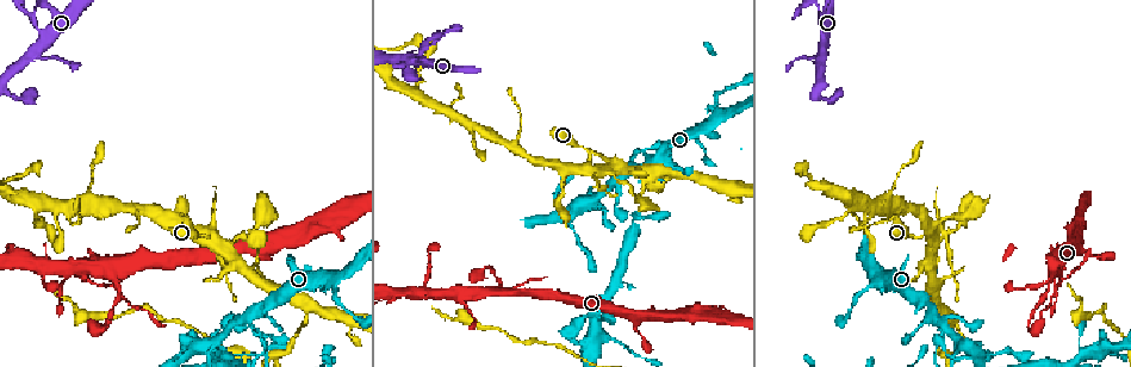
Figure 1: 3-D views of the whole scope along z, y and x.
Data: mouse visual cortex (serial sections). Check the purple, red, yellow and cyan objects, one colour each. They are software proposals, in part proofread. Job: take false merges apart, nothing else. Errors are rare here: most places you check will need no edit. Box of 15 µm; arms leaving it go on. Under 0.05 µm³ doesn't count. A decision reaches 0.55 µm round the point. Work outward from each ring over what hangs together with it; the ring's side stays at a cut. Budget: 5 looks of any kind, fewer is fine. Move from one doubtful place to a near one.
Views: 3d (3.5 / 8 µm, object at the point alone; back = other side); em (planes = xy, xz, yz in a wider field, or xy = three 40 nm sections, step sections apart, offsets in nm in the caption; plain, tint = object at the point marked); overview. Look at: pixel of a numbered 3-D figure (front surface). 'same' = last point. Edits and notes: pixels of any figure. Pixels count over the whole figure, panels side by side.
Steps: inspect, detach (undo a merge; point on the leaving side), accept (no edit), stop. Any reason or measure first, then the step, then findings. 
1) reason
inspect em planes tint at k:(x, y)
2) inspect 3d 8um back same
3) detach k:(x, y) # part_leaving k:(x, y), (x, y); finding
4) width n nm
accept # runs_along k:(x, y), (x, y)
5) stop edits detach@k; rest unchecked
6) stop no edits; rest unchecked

narrows sharply
inspect 3d 3.5um at 1:(592, 199)

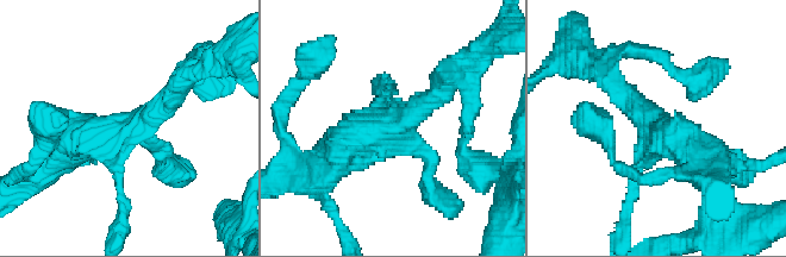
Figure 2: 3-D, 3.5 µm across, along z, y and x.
arms 4; arm_widths 150, 150, 250, 500 nm; shape alone is not enough
inspect em xy step 1 tint at 2:(129, 124)

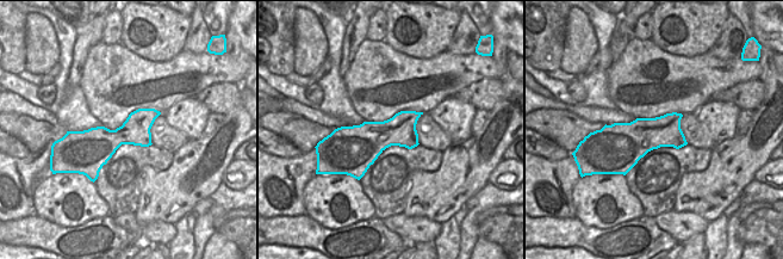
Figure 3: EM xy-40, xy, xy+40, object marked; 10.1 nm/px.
accept # runs_along 2:(449, 79), (393, 127), (331, 157); all the same cell

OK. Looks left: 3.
abrupt turn
inspect 3d 8um back at 1:(115, 262)

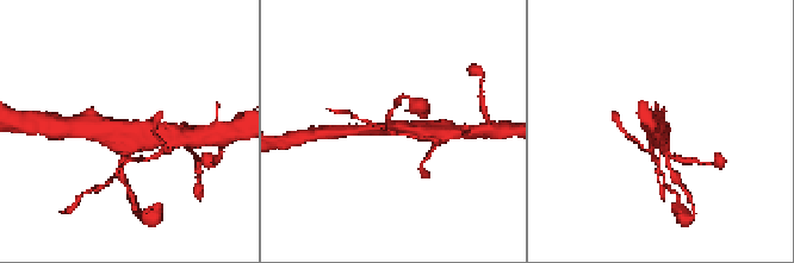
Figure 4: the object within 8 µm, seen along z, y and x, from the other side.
arms 3; arm_widths 200, 300, 450 nm
inspect em xy step 5 tint at 4:(127, 128)

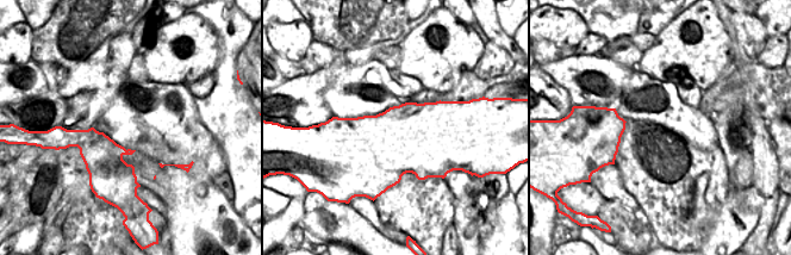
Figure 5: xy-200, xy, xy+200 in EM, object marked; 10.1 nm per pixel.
accept # runs_along 4:(88, 126), (160, 133); continuous, no second cell

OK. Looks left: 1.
stop no edits; rest unchecked

